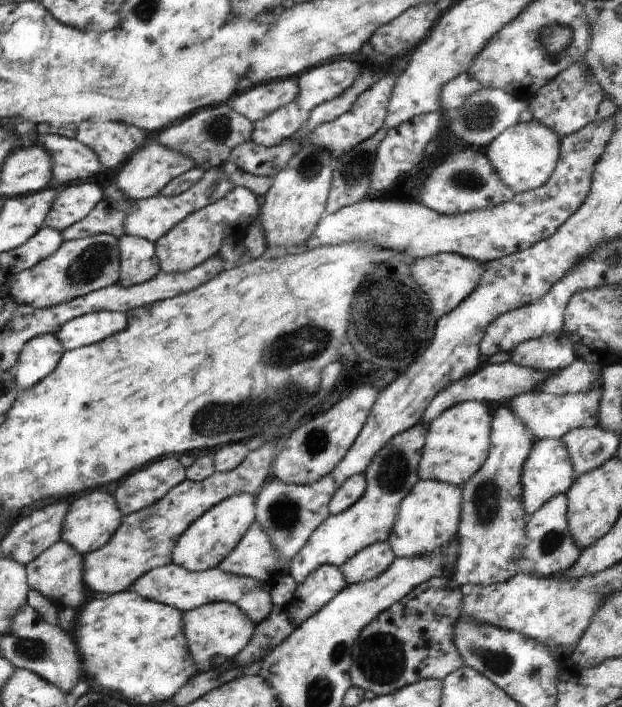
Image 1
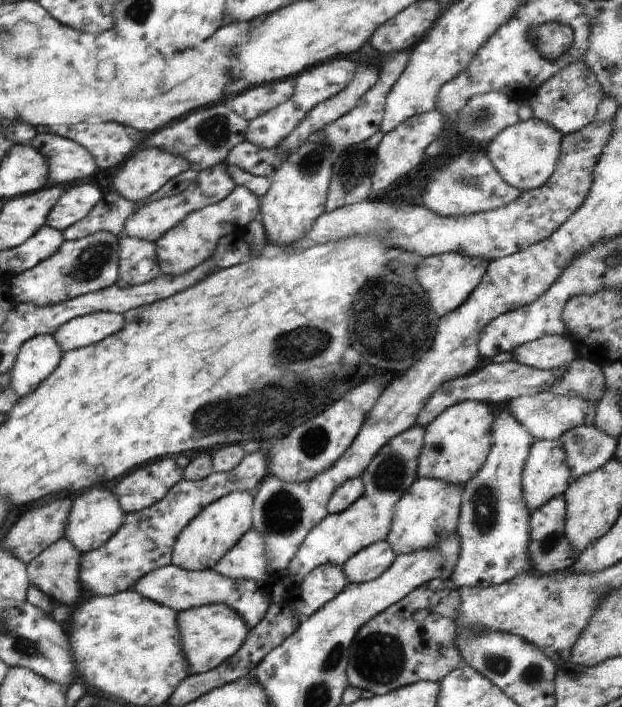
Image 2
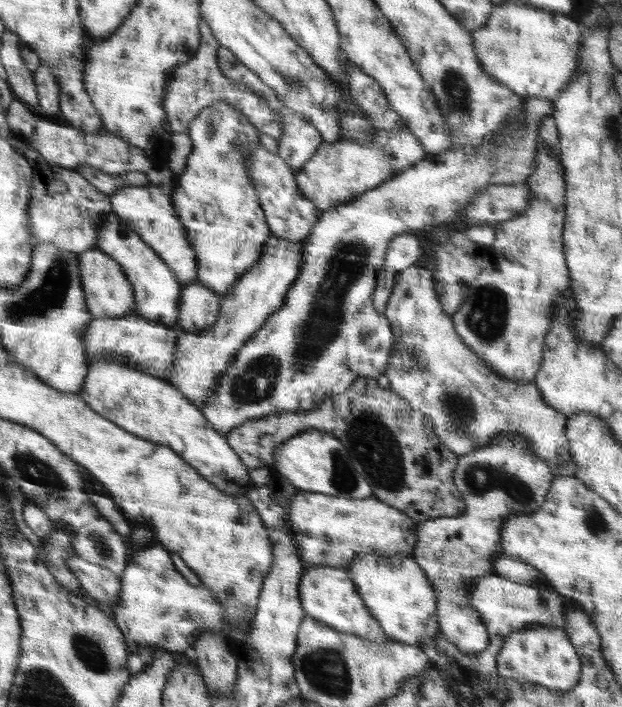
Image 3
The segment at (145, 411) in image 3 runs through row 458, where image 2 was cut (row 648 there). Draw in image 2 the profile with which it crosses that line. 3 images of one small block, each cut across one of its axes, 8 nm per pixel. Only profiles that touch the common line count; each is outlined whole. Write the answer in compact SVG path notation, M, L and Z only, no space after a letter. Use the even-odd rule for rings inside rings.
M209 604L177 612L177 623L183 653L189 662L189 674L215 669L221 662L238 652L250 630L246 621L225 604Z

